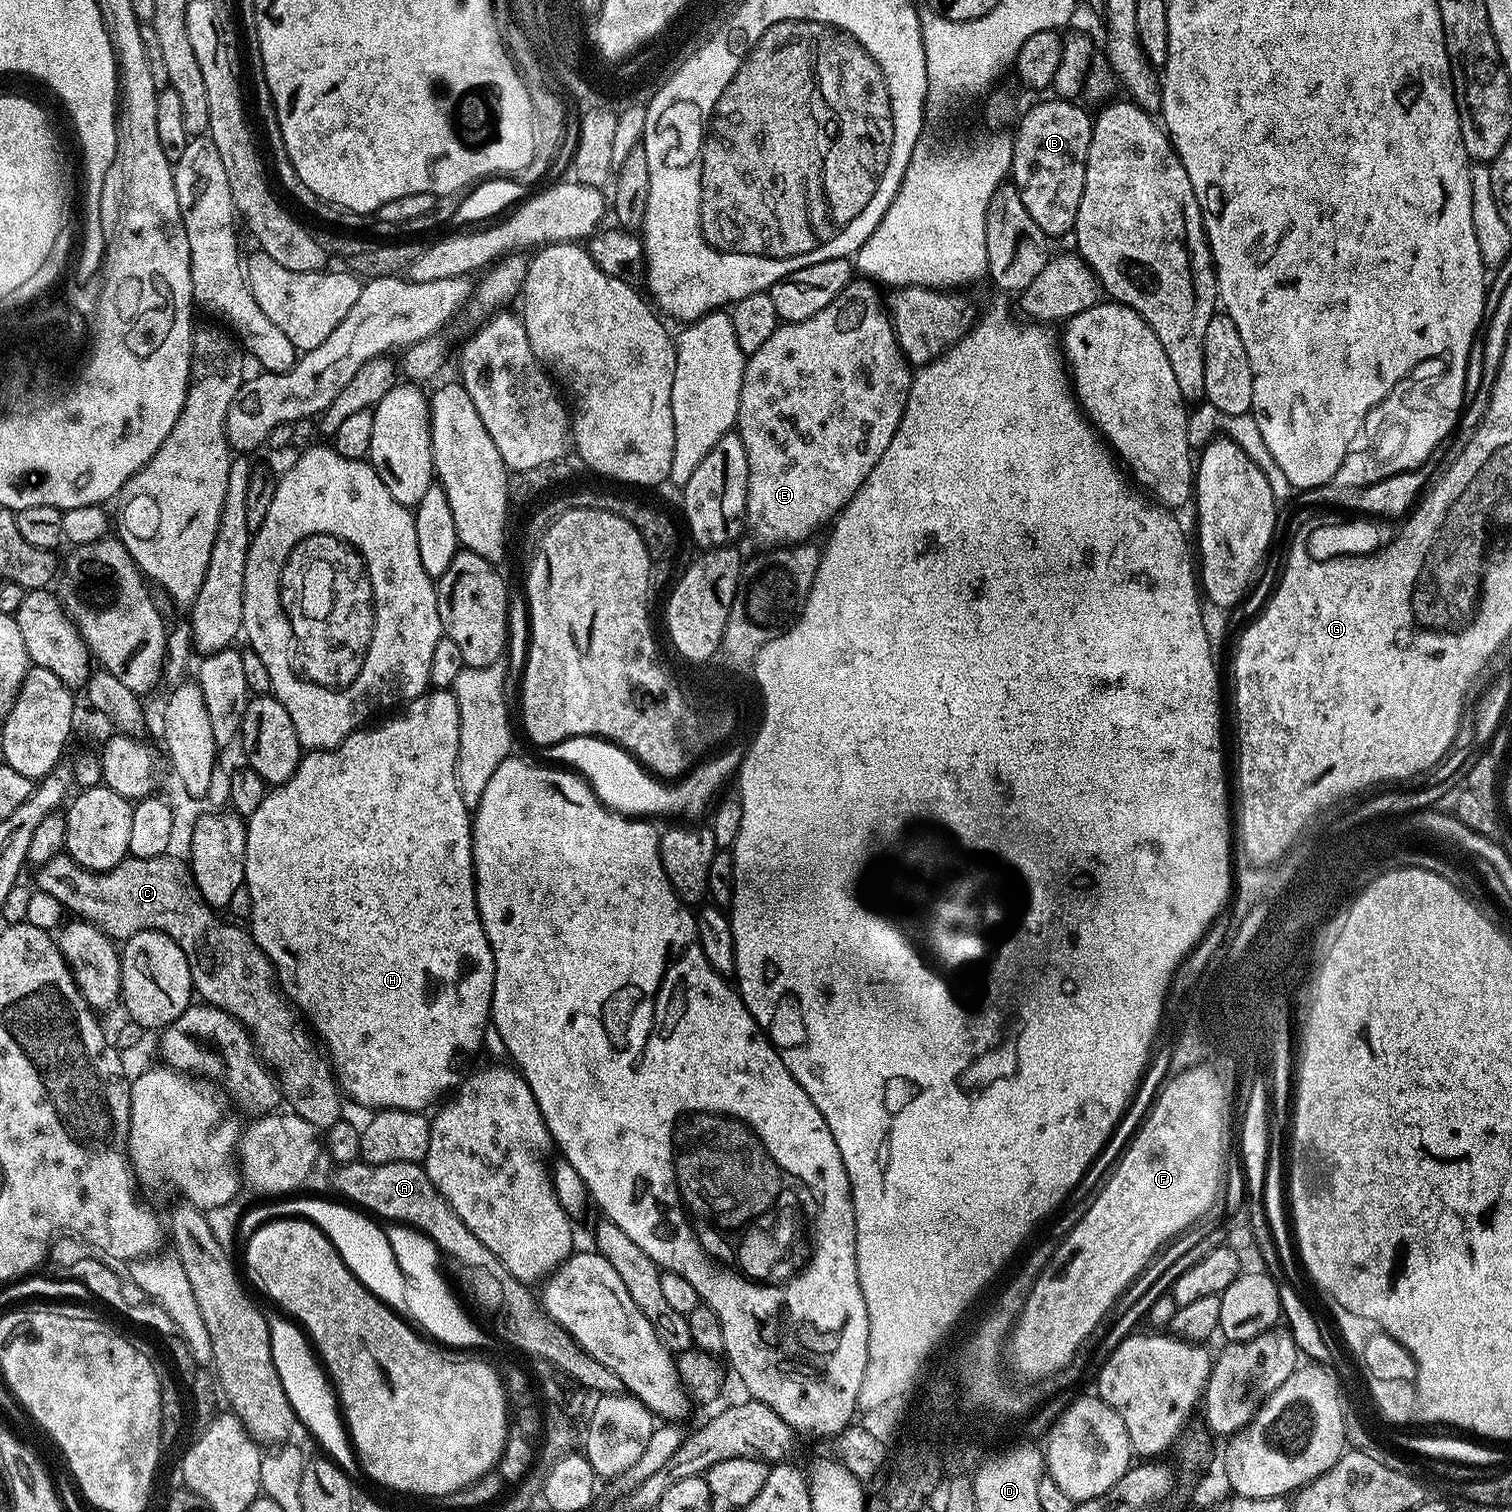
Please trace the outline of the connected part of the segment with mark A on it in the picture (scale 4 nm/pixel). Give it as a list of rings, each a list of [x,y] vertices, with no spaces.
[[[359,1160],[334,1168],[330,1184],[334,1191],[342,1194],[345,1201],[395,1223],[403,1223],[420,1231],[448,1259],[458,1262],[458,1266],[473,1271],[474,1267],[496,1264],[499,1259],[474,1238],[470,1230],[451,1208],[437,1194],[419,1163],[386,1163],[369,1165]]]

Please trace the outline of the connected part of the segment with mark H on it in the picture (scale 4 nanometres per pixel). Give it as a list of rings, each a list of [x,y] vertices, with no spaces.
[[[429,690],[416,700],[407,701],[405,710],[401,716],[380,724],[377,728],[364,726],[359,730],[351,732],[343,742],[336,748],[327,750],[308,750],[301,755],[300,764],[297,765],[293,774],[284,784],[275,785],[262,798],[262,806],[254,810],[254,814],[247,817],[246,827],[248,837],[246,838],[246,870],[244,871],[244,883],[249,890],[252,899],[252,914],[250,917],[250,931],[252,939],[264,952],[269,965],[274,969],[278,988],[285,997],[292,996],[291,1003],[301,1008],[308,1015],[310,1023],[316,1027],[318,1035],[324,1039],[328,1047],[328,1056],[336,1067],[336,1076],[340,1079],[339,1087],[343,1095],[348,1096],[356,1104],[371,1110],[399,1110],[401,1112],[420,1112],[424,1110],[431,1100],[436,1100],[444,1091],[455,1089],[462,1079],[464,1067],[468,1059],[480,1048],[484,1040],[484,1031],[489,1031],[490,1017],[492,1014],[492,991],[494,990],[494,954],[490,942],[484,933],[484,927],[480,921],[480,915],[476,909],[476,882],[472,874],[472,821],[470,810],[462,802],[462,794],[458,794],[456,785],[456,759],[458,758],[458,742],[460,741],[460,719],[458,718],[458,702],[456,693],[451,690]]]

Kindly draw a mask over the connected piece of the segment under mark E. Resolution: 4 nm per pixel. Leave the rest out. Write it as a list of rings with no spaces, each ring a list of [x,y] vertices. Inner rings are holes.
[[[853,278],[848,281],[840,293],[818,314],[805,320],[794,320],[781,323],[756,352],[747,357],[744,366],[744,377],[740,386],[740,405],[736,415],[735,427],[738,429],[748,463],[748,497],[744,507],[746,528],[752,531],[752,536],[760,544],[776,544],[775,546],[790,546],[808,542],[812,535],[829,522],[835,521],[840,515],[840,509],[852,501],[852,496],[866,482],[870,470],[886,454],[886,446],[890,446],[890,438],[894,438],[894,430],[898,430],[904,407],[908,401],[908,392],[912,388],[913,369],[910,367],[908,357],[900,348],[897,339],[896,326],[893,317],[884,309],[884,300],[880,292],[868,280]]]

